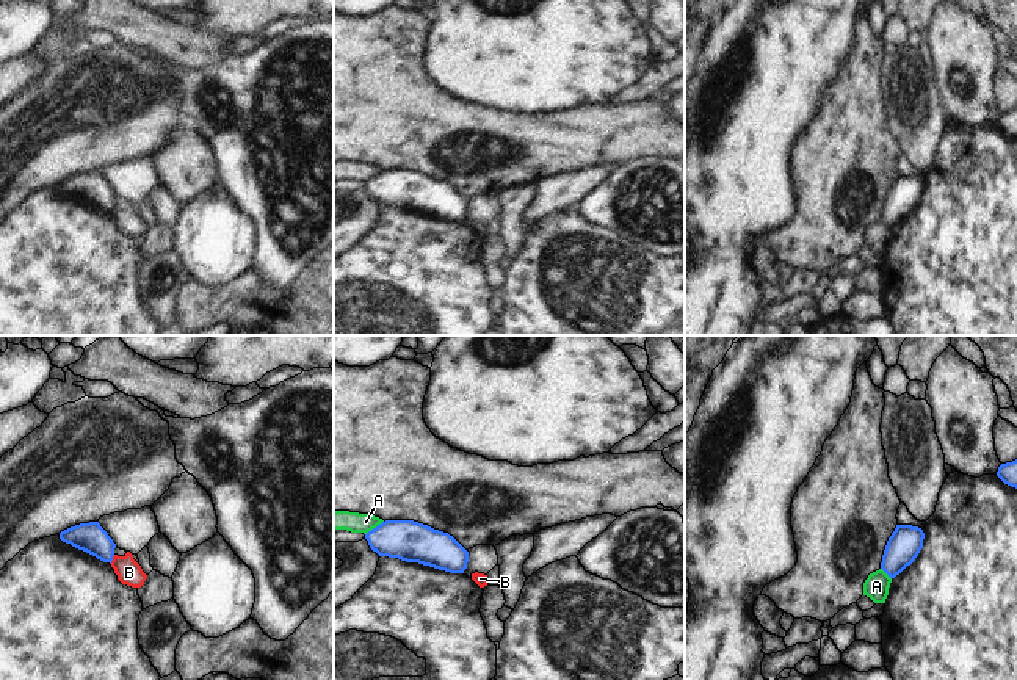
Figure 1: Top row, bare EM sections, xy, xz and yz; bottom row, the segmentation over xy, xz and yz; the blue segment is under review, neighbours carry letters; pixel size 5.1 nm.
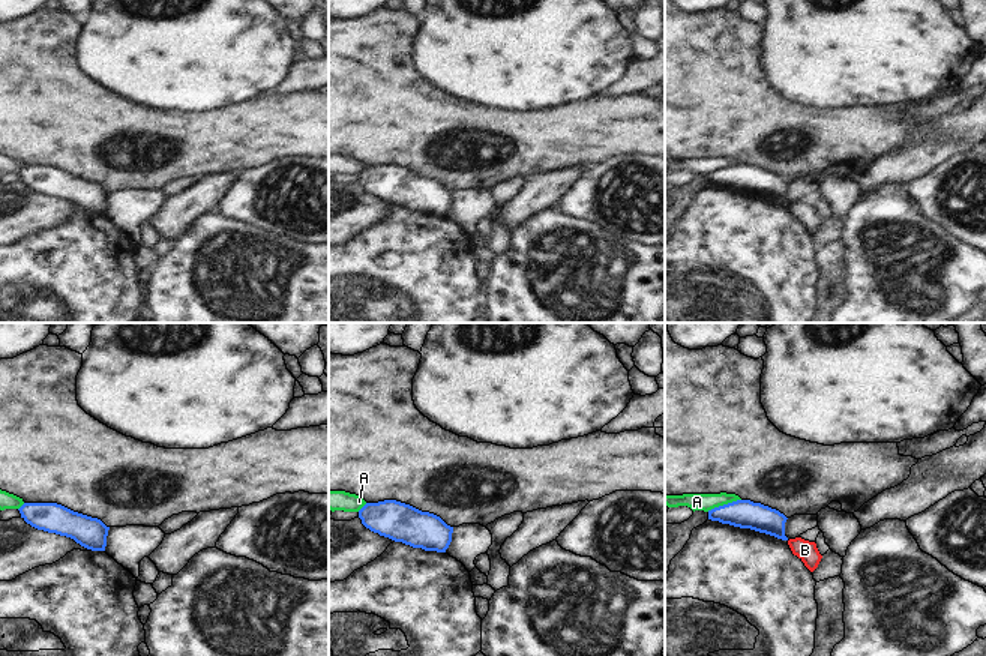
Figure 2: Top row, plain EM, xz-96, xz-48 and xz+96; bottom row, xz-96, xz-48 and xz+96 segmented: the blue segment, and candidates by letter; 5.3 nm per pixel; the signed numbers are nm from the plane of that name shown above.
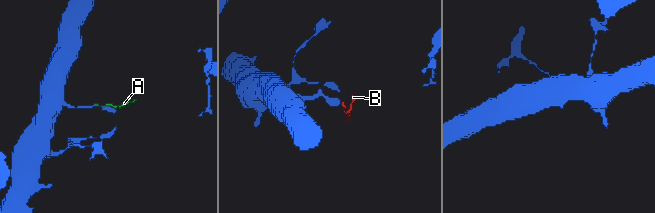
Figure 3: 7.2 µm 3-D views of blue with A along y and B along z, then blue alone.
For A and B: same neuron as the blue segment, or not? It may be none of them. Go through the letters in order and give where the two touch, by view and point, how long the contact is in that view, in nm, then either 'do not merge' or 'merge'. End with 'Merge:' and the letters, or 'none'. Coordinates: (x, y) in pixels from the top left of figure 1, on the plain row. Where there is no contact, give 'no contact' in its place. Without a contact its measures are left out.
A: meets blue in xz at (373, 177); contact 120 nm long; do not merge
B: meets blue in xy at (112, 209); contact 50 nm long; do not merge
Merge: none

